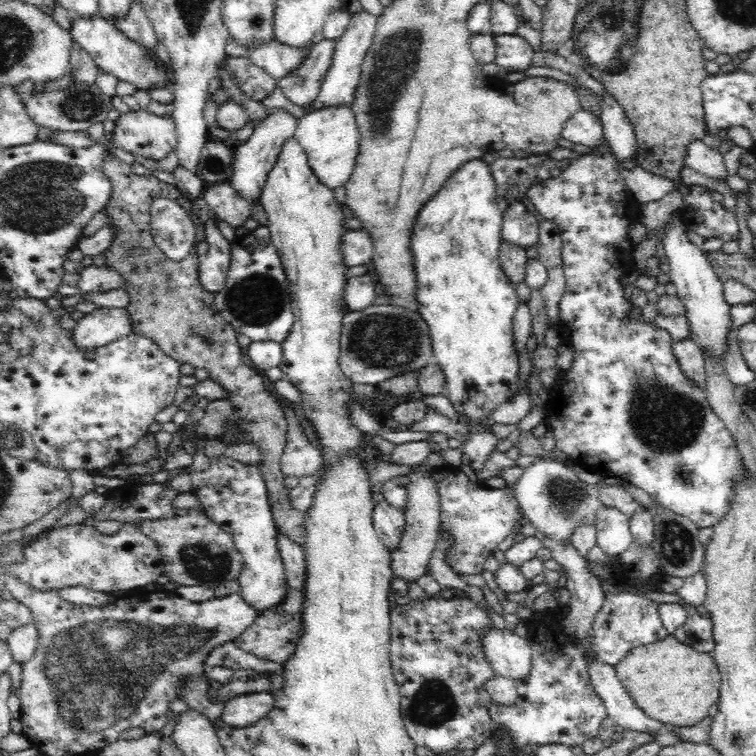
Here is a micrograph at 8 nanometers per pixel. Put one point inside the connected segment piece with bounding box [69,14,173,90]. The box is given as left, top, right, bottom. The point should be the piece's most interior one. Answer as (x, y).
(114, 53)

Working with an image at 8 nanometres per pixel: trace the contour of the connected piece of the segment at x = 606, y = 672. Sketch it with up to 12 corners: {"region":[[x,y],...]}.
{"region":[[604,662],[588,671],[607,715],[625,731],[653,734],[661,747],[681,741],[672,725],[635,705]]}

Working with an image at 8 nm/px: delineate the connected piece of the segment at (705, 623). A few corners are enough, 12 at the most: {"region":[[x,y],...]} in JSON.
{"region":[[691,612],[674,638],[712,654],[712,619]]}

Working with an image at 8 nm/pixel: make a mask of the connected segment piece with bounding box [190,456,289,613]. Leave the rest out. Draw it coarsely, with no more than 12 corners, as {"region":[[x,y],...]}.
{"region":[[223,456],[193,473],[211,522],[242,556],[259,613],[284,603],[285,567],[256,465]]}

